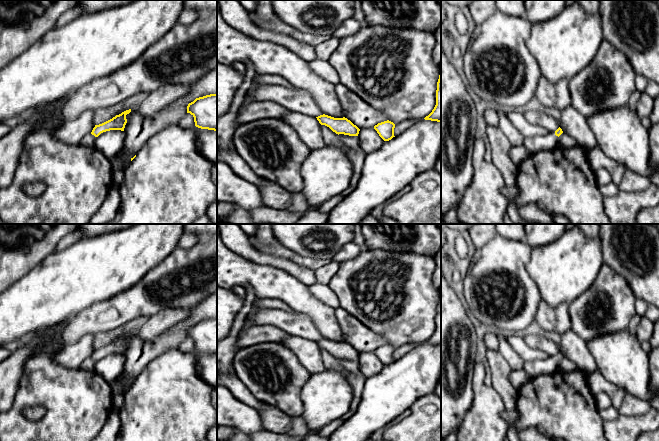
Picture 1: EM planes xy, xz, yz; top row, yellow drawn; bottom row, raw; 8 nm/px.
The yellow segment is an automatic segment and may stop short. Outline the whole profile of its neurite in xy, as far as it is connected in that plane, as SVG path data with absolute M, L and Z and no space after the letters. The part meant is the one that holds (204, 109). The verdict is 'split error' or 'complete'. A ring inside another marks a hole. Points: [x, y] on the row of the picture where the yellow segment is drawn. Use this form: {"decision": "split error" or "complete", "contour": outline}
{"decision": "complete", "contour": "M217 94L196 98L188 104L187 113L194 117L196 127L217 131Z"}

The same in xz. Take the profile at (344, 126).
{"decision": "complete", "contour": "M328 115L316 117L321 125L329 127L336 134L358 136L360 129L347 118L334 118Z"}

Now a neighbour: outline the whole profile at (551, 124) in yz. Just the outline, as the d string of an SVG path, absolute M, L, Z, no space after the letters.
M523 110L523 114L529 123L541 126L547 132L555 132L559 128L559 121L544 112Z

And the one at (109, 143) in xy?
M121 130L106 131L96 138L95 147L106 157L112 158L123 148L125 137Z

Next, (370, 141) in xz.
M374 127L361 128L359 131L360 148L370 154L377 151L384 143L384 140L379 136Z

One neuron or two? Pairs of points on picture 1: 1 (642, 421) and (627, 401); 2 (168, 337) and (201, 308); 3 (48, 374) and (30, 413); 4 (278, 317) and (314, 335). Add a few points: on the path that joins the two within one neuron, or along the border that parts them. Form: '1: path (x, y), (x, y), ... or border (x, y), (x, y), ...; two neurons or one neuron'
1: border (648, 409), (639, 415), (620, 415); two neurons
2: path (176, 333), (193, 316); one neuron
3: border (46, 410), (41, 406), (29, 406), (22, 413); two neurons
4: path (287, 322), (300, 324), (305, 327); one neuron

